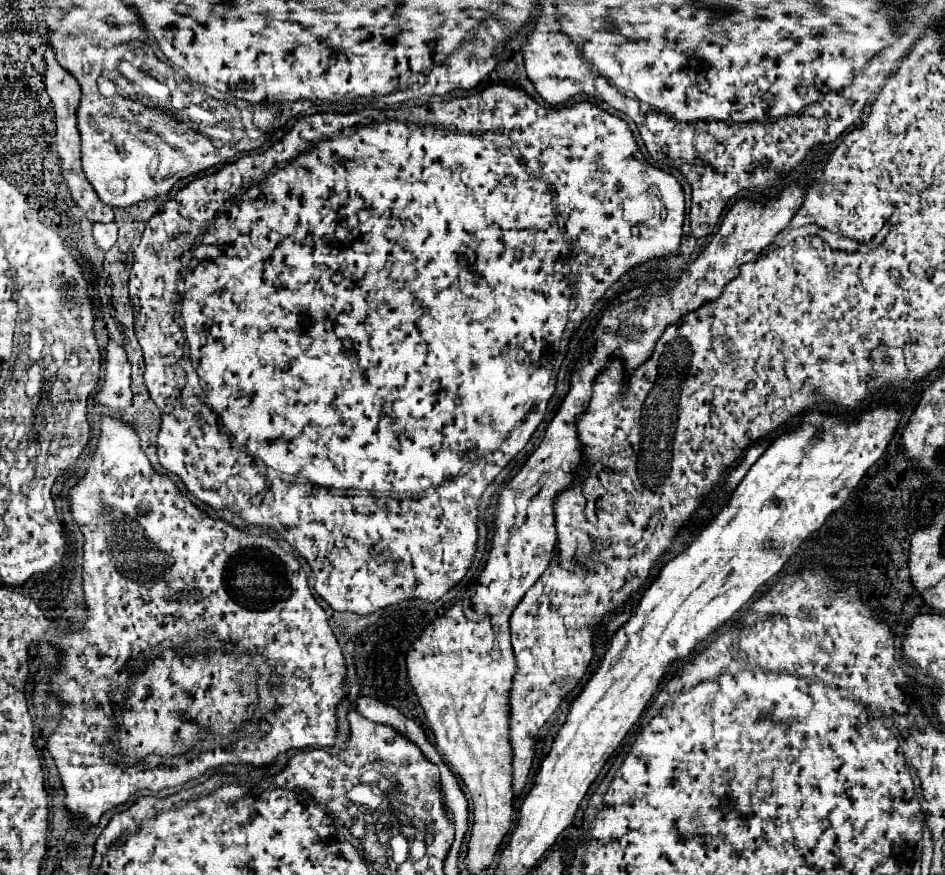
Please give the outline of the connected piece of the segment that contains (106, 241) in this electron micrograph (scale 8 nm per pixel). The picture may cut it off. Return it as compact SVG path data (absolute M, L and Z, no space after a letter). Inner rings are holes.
M94 222L94 240L96 244L102 248L102 250L110 250L118 238L118 224L116 222L108 222L108 224L102 224L102 222Z

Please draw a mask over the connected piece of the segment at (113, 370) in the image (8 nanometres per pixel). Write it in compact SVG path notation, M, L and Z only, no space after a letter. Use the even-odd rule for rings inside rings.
M114 340L108 342L106 374L104 374L104 384L96 394L96 404L104 406L106 410L126 410L132 406L130 364L124 348Z

